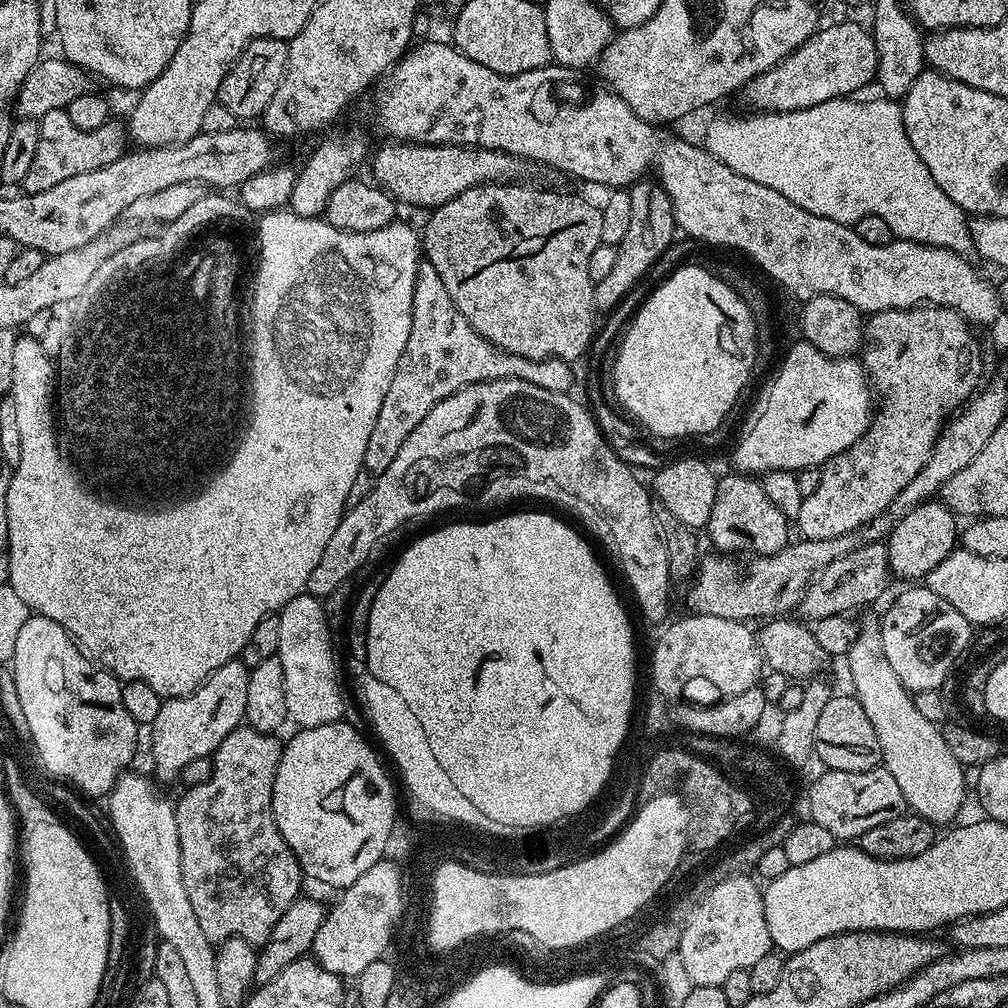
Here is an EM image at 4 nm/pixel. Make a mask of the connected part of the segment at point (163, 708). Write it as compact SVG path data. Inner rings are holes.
M243 659L231 660L222 665L196 692L188 696L174 696L161 703L158 718L154 718L150 726L157 781L175 781L190 762L211 756L233 730L241 727L246 710L249 671L249 665Z

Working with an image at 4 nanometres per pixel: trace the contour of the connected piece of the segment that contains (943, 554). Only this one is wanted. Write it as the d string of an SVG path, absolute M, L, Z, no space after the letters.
M939 499L924 501L900 519L886 537L888 545L888 571L893 577L901 576L904 582L920 582L958 547L957 517Z

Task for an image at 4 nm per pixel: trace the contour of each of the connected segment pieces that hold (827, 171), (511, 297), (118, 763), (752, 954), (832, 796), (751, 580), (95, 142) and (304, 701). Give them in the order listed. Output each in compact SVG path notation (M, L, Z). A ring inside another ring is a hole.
M892 98L860 99L831 100L830 102L822 102L822 106L810 106L806 110L794 110L793 112L756 112L755 114L748 114L752 116L742 117L741 120L736 116L720 116L708 128L706 147L710 154L714 154L714 158L726 162L726 166L730 166L730 170L743 176L749 176L754 182L762 182L766 186L770 186L770 190L778 190L778 194L790 198L790 202L794 202L806 210L828 214L833 211L831 209L832 204L840 204L842 211L856 212L857 217L877 216L878 218L886 218L886 222L890 222L893 237L901 240L913 240L915 244L929 244L946 250L954 250L961 254L971 253L974 245L969 217L954 202L950 202L950 198L946 198L946 190L942 190L942 186L938 186L938 182L934 182L934 174L930 174L930 170L926 170L926 162L922 162L922 158L918 158L918 150L914 150L914 146L910 146L910 138L906 138L903 107ZM800 172L808 172L804 176L804 189L801 192Z
M524 182L515 184L479 184L468 188L462 194L458 194L453 200L448 200L442 206L431 209L427 213L428 221L422 228L422 252L427 263L438 270L438 278L442 278L442 286L446 286L446 294L450 294L450 302L458 306L458 310L474 326L482 338L486 338L491 344L498 344L502 350L517 352L520 356L529 356L535 360L555 358L576 362L580 355L587 353L592 347L592 341L598 331L598 313L594 294L596 285L590 278L590 254L599 246L602 238L602 214L599 207L580 196L571 196L568 192L547 192L544 188L527 188Z
M35 614L29 615L18 632L10 671L16 683L16 697L22 706L24 723L30 728L39 756L39 767L44 767L52 776L69 780L64 782L73 789L81 788L88 796L107 797L120 777L129 771L128 763L136 756L138 725L130 718L126 706L122 706L121 681L89 660L62 625Z
M751 875L731 876L697 899L684 932L683 958L693 985L718 988L731 972L754 966L773 948L770 930L766 930L761 885Z
M883 766L861 772L824 770L821 773L806 789L810 800L811 820L830 830L830 834L834 834L837 841L855 841L862 834L866 834L866 830L874 830L874 826L882 826L882 822L890 822L905 815L906 805L901 787Z
M855 535L839 536L833 540L797 539L785 548L769 556L753 555L743 564L743 559L732 554L711 554L701 559L695 576L688 588L688 604L698 616L730 618L741 622L763 621L765 618L780 618L792 607L803 601L805 591L816 573L830 562L848 552L855 552L858 541ZM764 616L764 617L763 617Z
M59 108L50 110L40 117L40 133L38 134L38 151L34 154L34 162L26 174L22 185L25 193L50 190L50 186L58 186L66 178L74 178L74 174L86 174L90 170L98 170L110 162L114 162L126 151L126 132L115 122L103 124L98 130L87 132L78 130L74 122L70 122L67 111Z
M301 594L294 597L294 599L290 602L286 602L286 606L281 611L279 617L279 641L276 655L279 656L280 661L282 662L282 675L284 681L286 682L286 710L288 711L288 720L291 721L291 723L296 723L295 727L297 729L313 728L314 726L326 726L327 724L337 723L337 721L343 717L340 715L342 715L344 712L344 692L342 689L340 689L340 668L338 665L336 665L336 652L334 649L332 649L332 640L334 640L334 634L328 629L323 603L321 603L319 599L316 599L315 596Z

